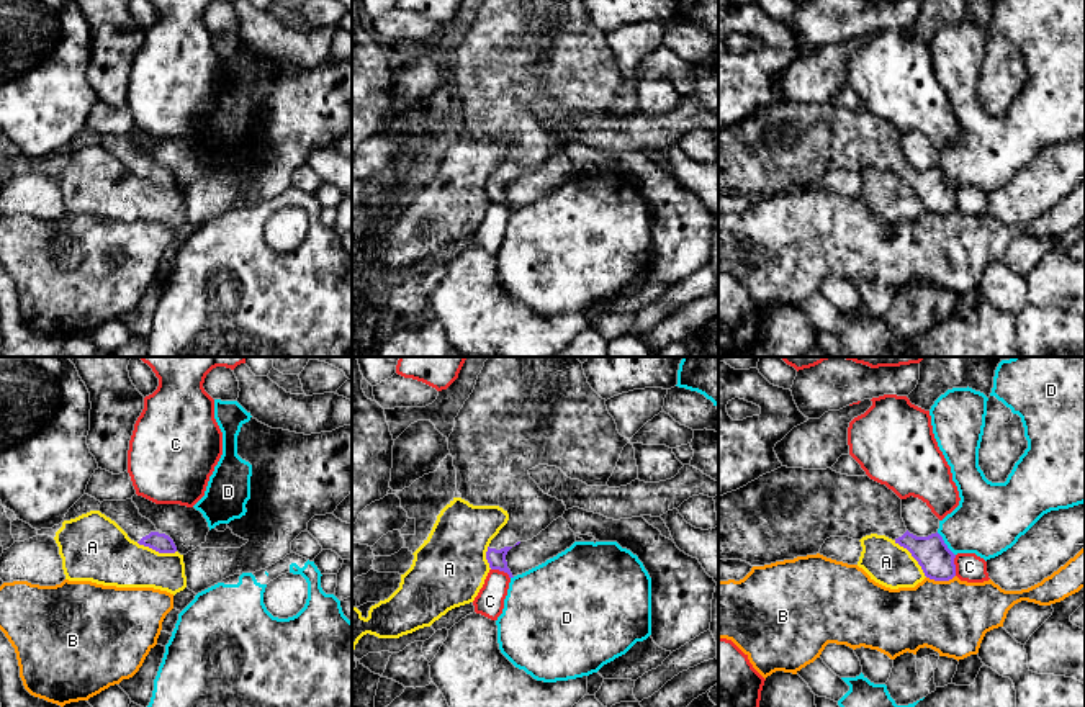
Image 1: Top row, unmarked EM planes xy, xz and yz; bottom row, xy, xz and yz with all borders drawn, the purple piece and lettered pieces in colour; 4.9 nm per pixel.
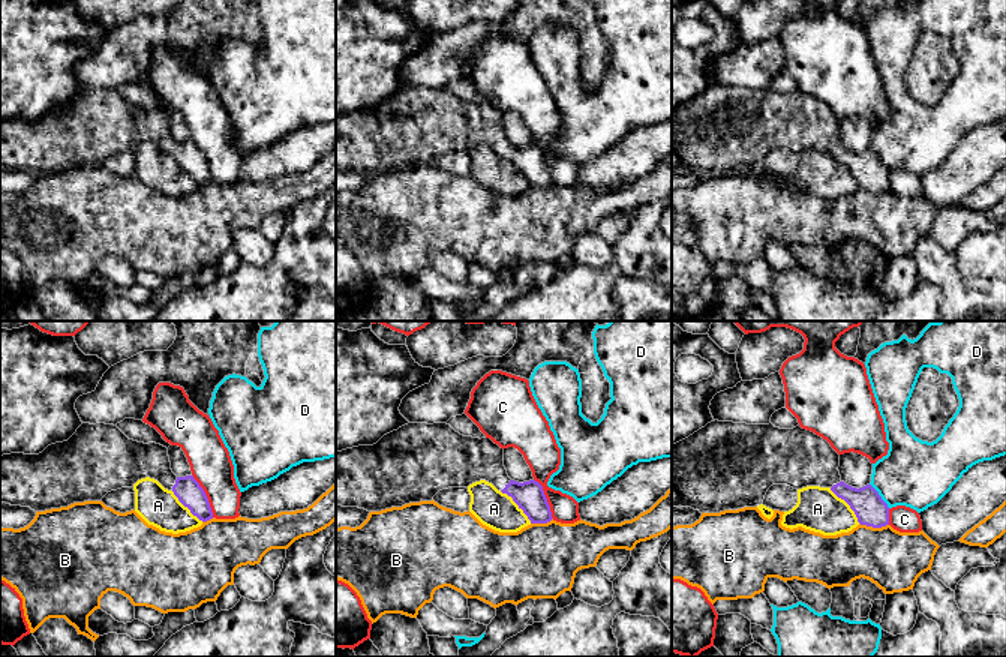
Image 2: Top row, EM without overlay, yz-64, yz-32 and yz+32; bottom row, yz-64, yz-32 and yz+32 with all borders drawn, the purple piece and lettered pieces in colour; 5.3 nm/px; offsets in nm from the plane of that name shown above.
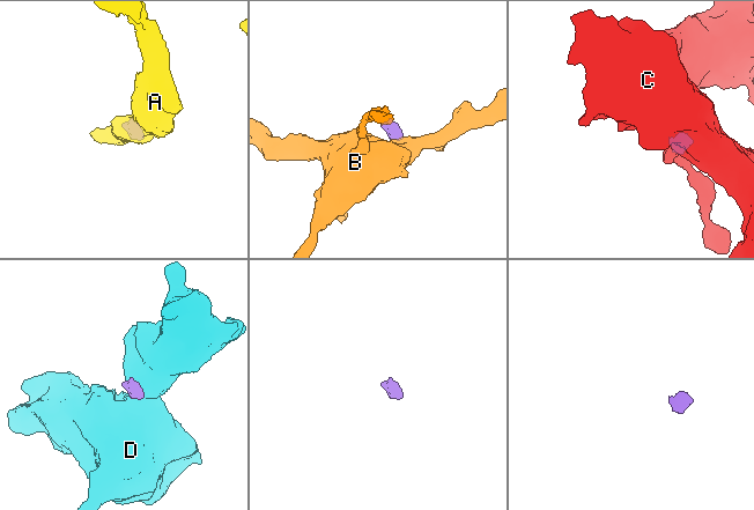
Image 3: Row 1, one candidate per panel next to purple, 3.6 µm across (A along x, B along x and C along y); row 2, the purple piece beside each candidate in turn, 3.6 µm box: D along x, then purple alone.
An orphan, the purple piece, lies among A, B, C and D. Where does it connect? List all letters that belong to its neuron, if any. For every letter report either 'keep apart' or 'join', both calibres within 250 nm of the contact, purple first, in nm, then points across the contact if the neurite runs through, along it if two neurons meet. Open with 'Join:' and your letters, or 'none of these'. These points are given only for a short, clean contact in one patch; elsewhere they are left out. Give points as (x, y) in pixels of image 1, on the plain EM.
Join: none of these
A: keep apart | 170/220 nm | along yz (894, 174), (910, 187), (927, 210)
B: keep apart | 170/360 nm | along yz (954, 208), (948, 213), (927, 211)
C: keep apart | 90/140 nm | along xz (491, 202), (503, 203), (509, 211)
D: keep apart | 170/340 nm | along yz (936, 166), (954, 189)

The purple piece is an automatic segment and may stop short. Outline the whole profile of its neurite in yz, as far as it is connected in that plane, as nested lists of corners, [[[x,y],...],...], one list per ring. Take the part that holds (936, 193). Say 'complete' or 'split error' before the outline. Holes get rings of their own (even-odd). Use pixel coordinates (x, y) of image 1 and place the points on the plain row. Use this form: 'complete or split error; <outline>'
split error; [[[781,100],[736,124],[718,129],[718,193],[741,193],[751,200],[764,200],[797,190],[817,188],[830,170],[861,173],[871,167],[885,169],[907,182],[926,211],[949,214],[956,209],[956,188],[948,182],[943,170],[938,165],[928,170],[910,167],[902,152],[902,133],[885,118],[869,110],[848,110],[831,101],[804,103]]]

